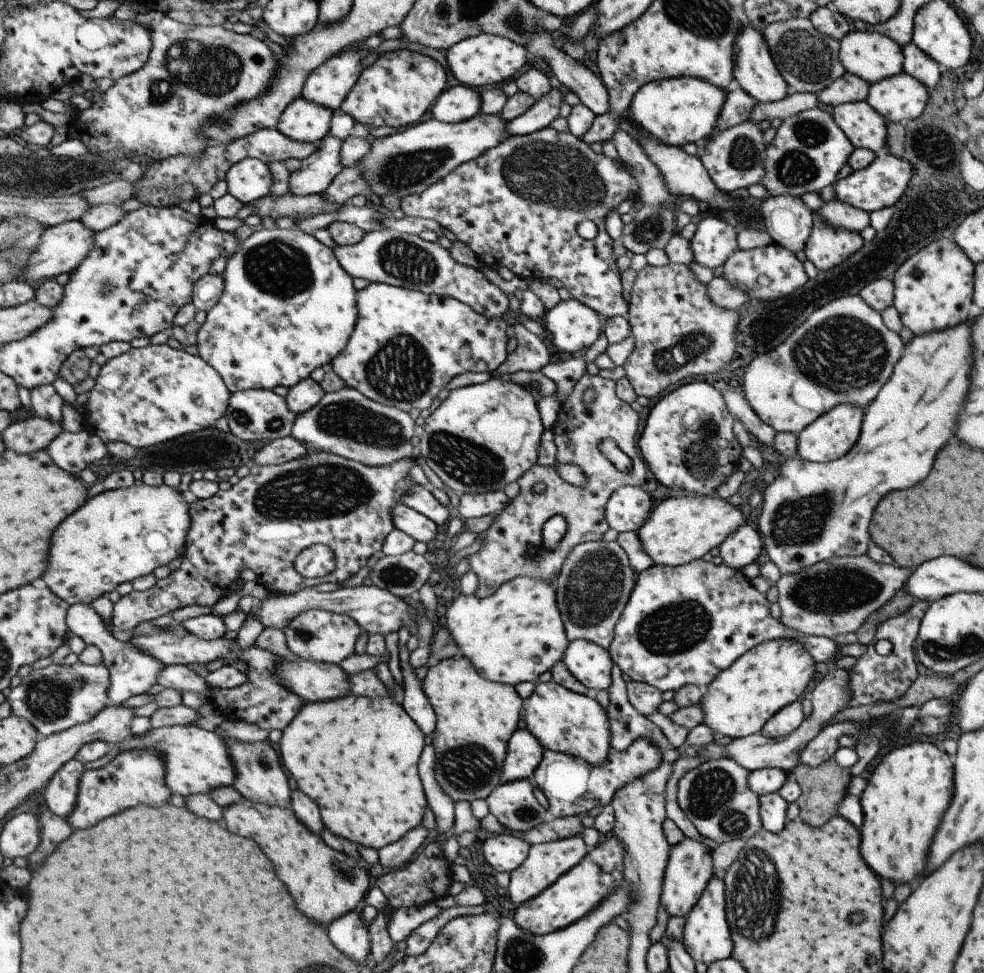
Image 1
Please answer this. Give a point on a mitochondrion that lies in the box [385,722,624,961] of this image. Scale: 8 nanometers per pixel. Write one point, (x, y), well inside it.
(469, 767)

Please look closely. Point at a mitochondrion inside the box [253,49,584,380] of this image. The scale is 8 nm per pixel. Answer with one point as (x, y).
(398, 171)

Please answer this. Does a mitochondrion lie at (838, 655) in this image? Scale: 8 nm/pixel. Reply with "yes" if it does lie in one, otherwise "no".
no

